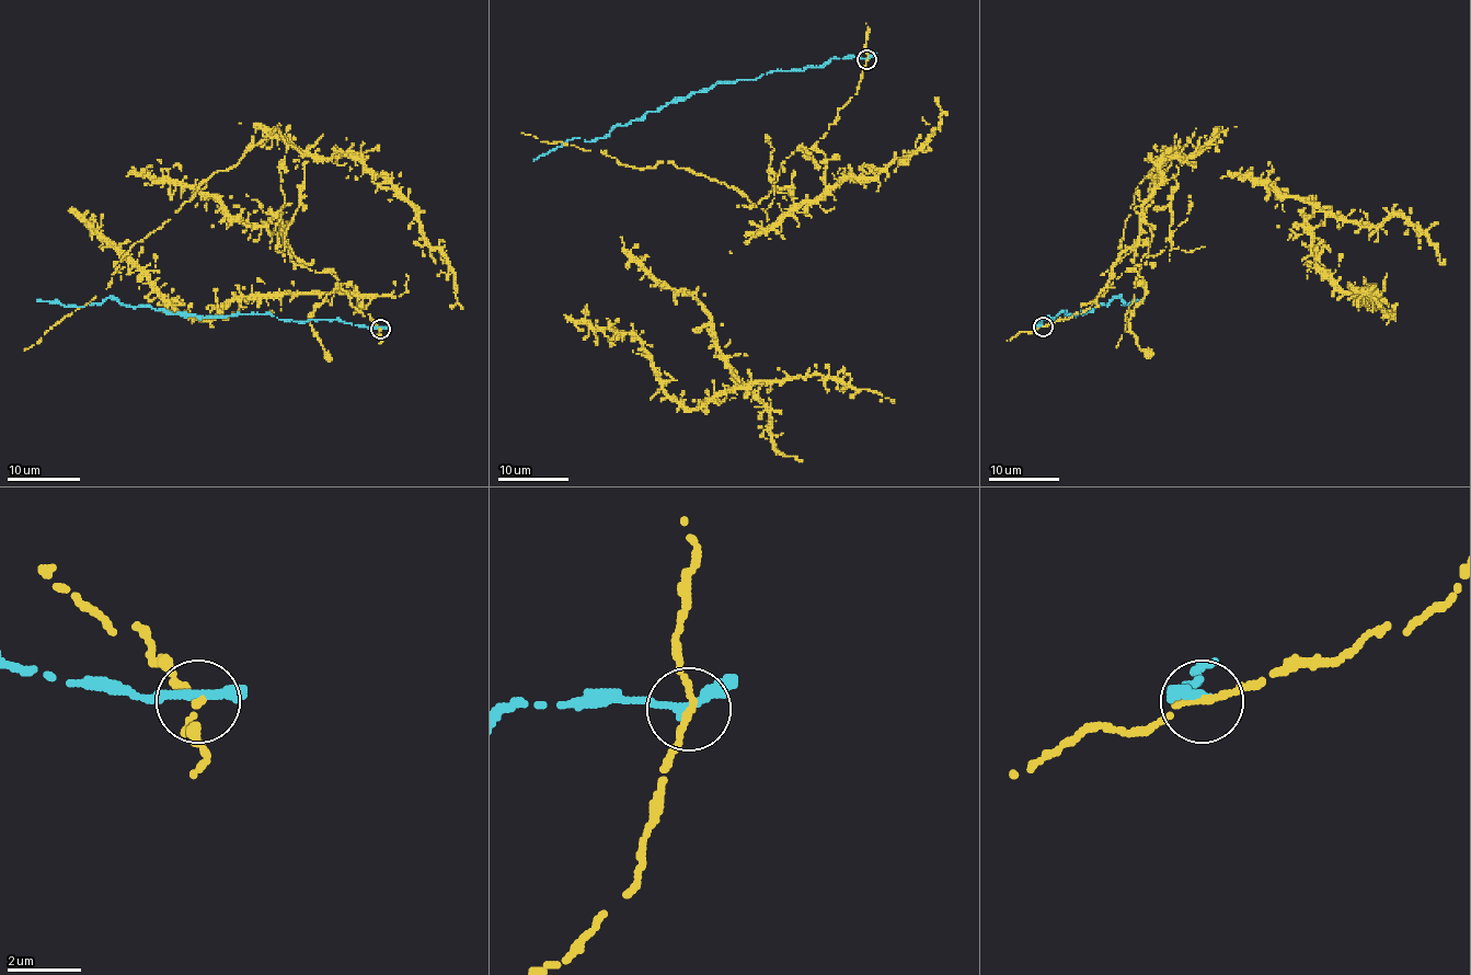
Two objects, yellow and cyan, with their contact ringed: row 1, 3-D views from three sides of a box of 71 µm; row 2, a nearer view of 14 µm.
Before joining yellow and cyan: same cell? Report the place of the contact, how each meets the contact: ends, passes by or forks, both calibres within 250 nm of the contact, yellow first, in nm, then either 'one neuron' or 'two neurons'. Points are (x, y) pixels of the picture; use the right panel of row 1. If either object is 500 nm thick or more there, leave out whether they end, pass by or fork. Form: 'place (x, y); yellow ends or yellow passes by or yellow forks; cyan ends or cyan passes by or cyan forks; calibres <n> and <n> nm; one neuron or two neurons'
place (1043, 327); yellow passes by; cyan passes by; calibres 190 and 240 nm; two neurons

